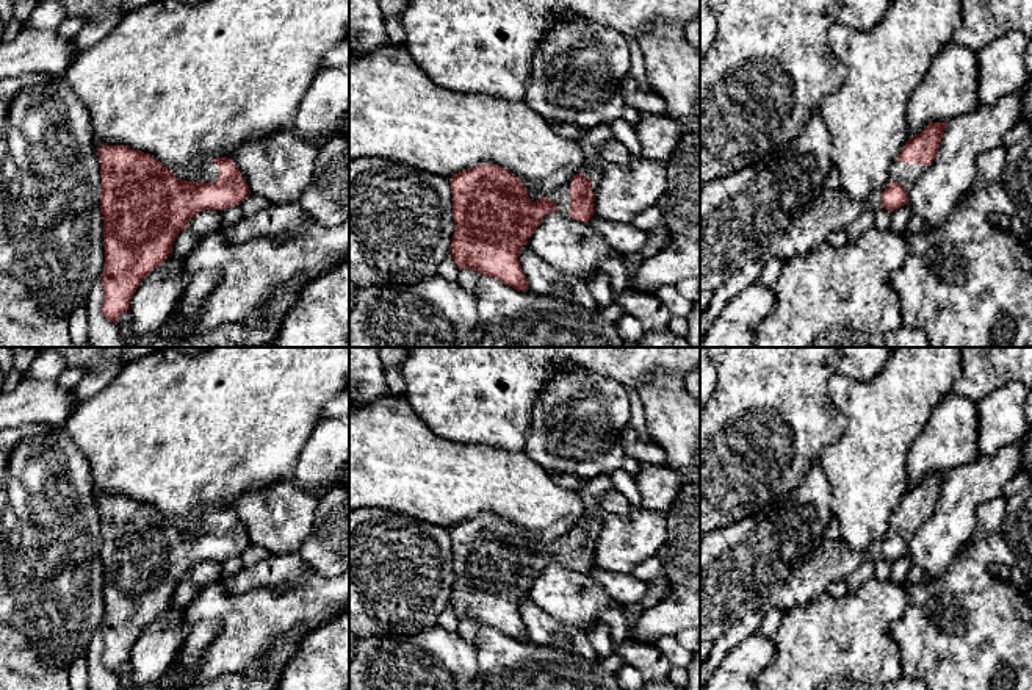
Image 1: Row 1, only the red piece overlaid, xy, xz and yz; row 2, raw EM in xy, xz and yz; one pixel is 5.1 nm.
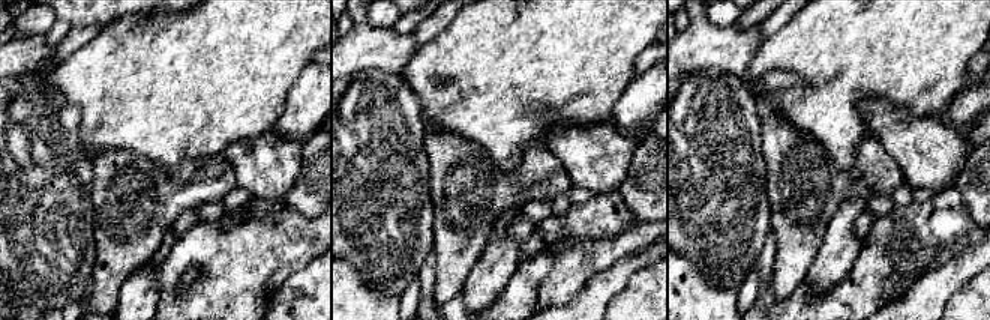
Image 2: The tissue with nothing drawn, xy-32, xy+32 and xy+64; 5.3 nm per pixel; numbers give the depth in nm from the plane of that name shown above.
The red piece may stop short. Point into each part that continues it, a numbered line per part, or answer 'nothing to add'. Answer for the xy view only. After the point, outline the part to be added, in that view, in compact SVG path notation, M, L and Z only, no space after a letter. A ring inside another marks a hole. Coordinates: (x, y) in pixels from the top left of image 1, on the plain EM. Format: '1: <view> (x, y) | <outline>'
1: xy (210, 521) | M207 512L199 524L199 534L211 534L219 530L219 516L213 512Z

